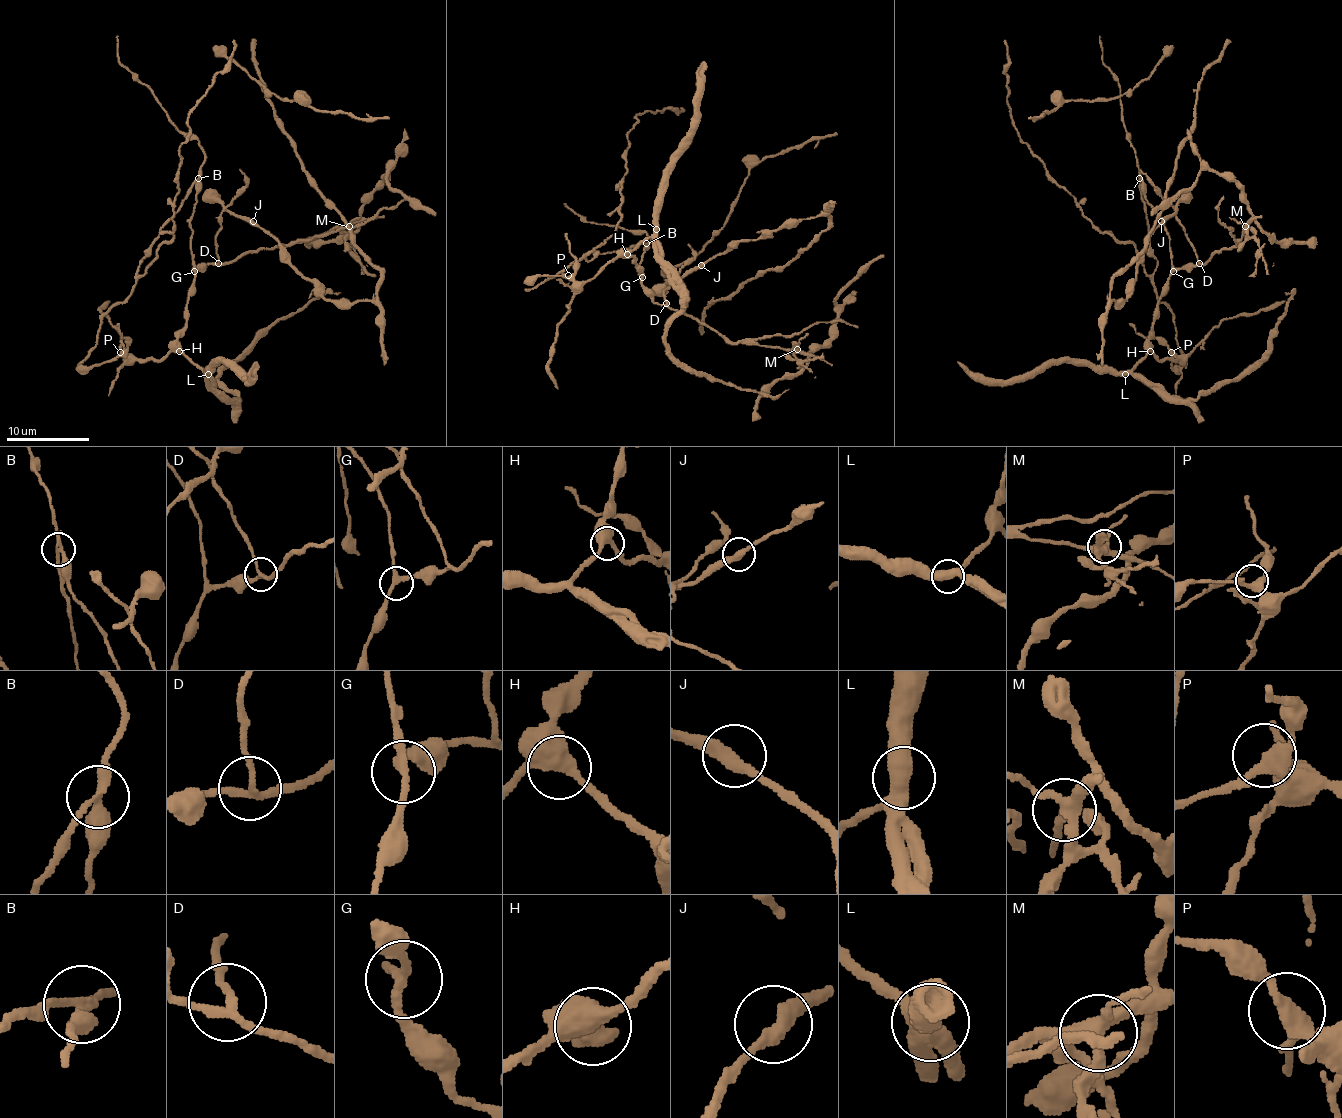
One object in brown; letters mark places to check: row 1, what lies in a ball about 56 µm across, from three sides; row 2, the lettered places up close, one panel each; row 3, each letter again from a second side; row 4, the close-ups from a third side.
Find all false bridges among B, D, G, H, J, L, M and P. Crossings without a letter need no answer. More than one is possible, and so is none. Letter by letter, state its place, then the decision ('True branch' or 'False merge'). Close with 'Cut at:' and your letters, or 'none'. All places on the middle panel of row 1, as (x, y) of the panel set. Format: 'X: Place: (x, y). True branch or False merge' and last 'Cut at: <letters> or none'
B: Place: (646, 243). False merge
D: Place: (666, 303). False merge
G: Place: (642, 277). True branch
H: Place: (627, 254). True branch
J: Place: (701, 265). True branch
L: Place: (656, 229). True branch
M: Place: (797, 349). False merge
P: Place: (568, 275). True branch
Cut at: B, D, M

